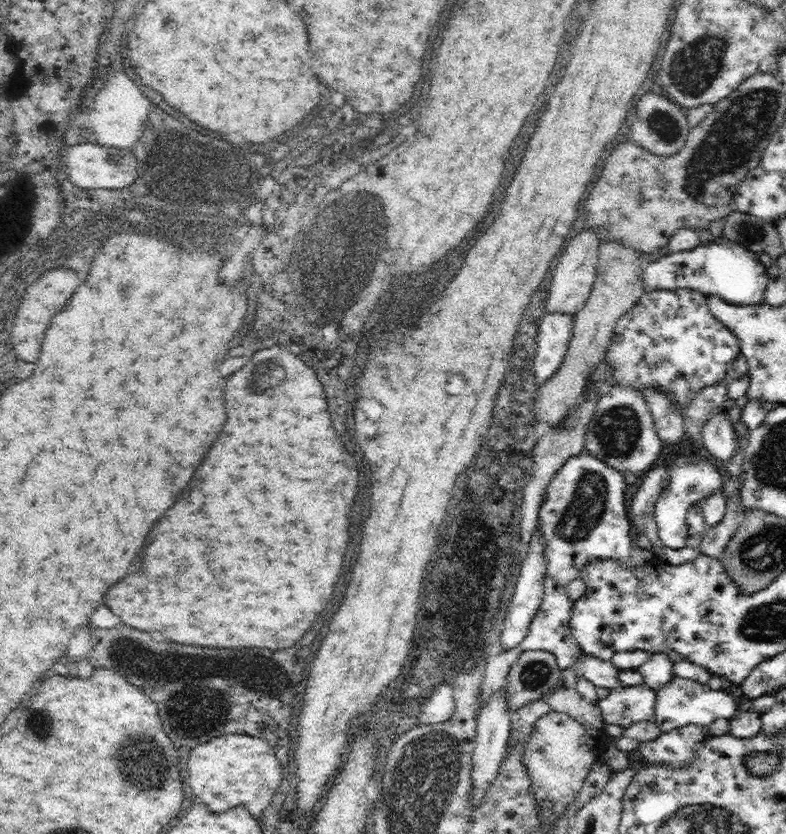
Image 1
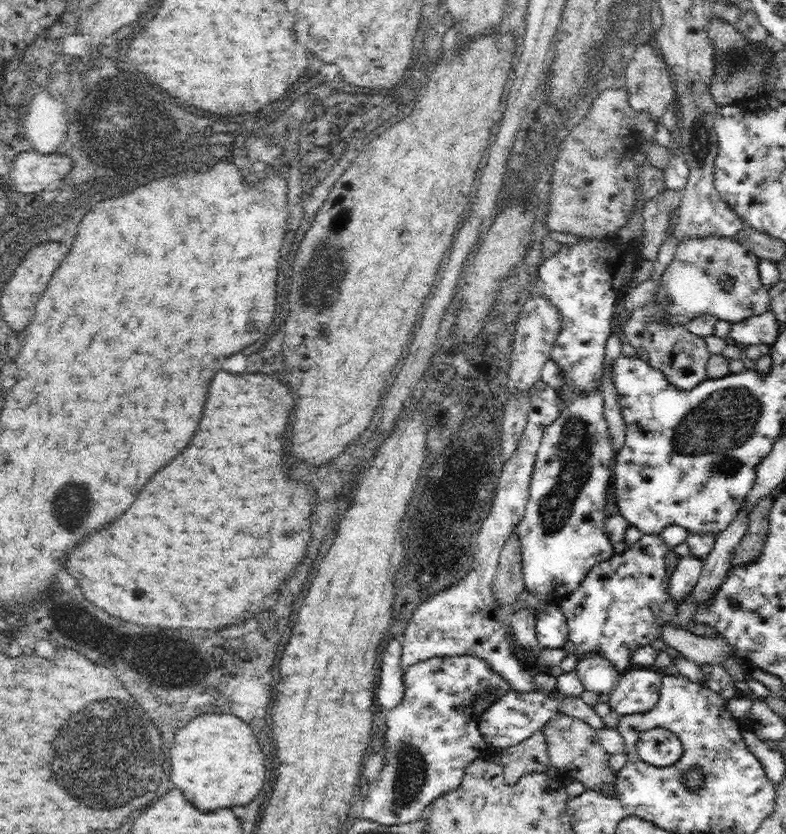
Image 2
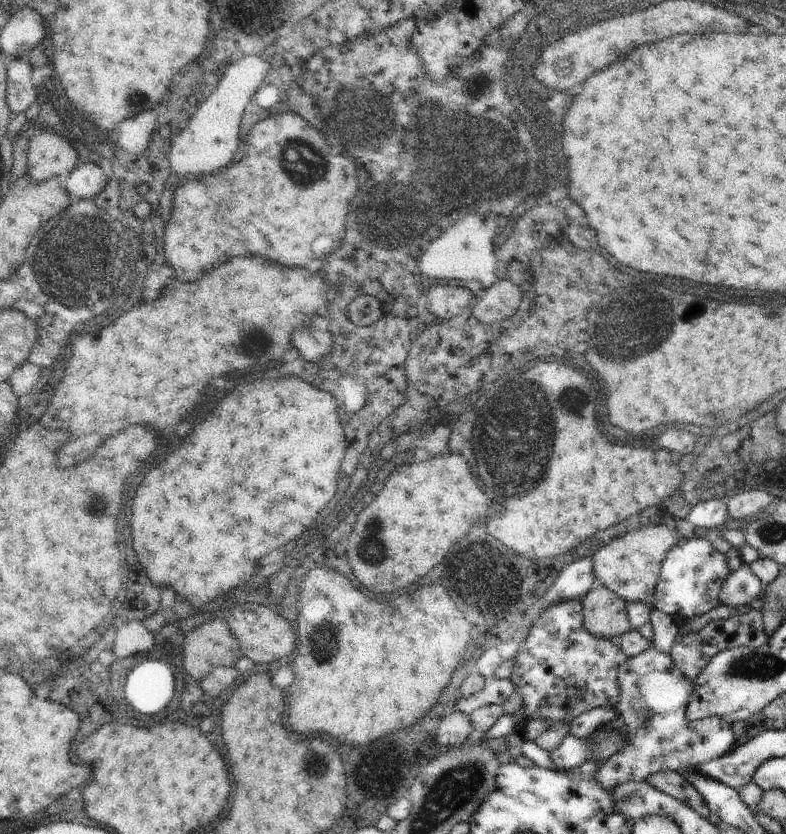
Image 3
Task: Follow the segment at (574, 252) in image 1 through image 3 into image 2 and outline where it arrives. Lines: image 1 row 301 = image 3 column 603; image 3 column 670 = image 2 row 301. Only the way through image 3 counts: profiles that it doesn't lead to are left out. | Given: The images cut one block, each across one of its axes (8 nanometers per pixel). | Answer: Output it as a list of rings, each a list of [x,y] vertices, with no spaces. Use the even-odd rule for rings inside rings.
[[[544,294],[538,298],[530,298],[518,316],[514,346],[512,346],[512,362],[510,362],[510,376],[508,376],[508,390],[510,396],[516,392],[526,392],[542,380],[542,370],[552,356],[552,348],[562,330],[562,314],[560,310],[546,298]]]

